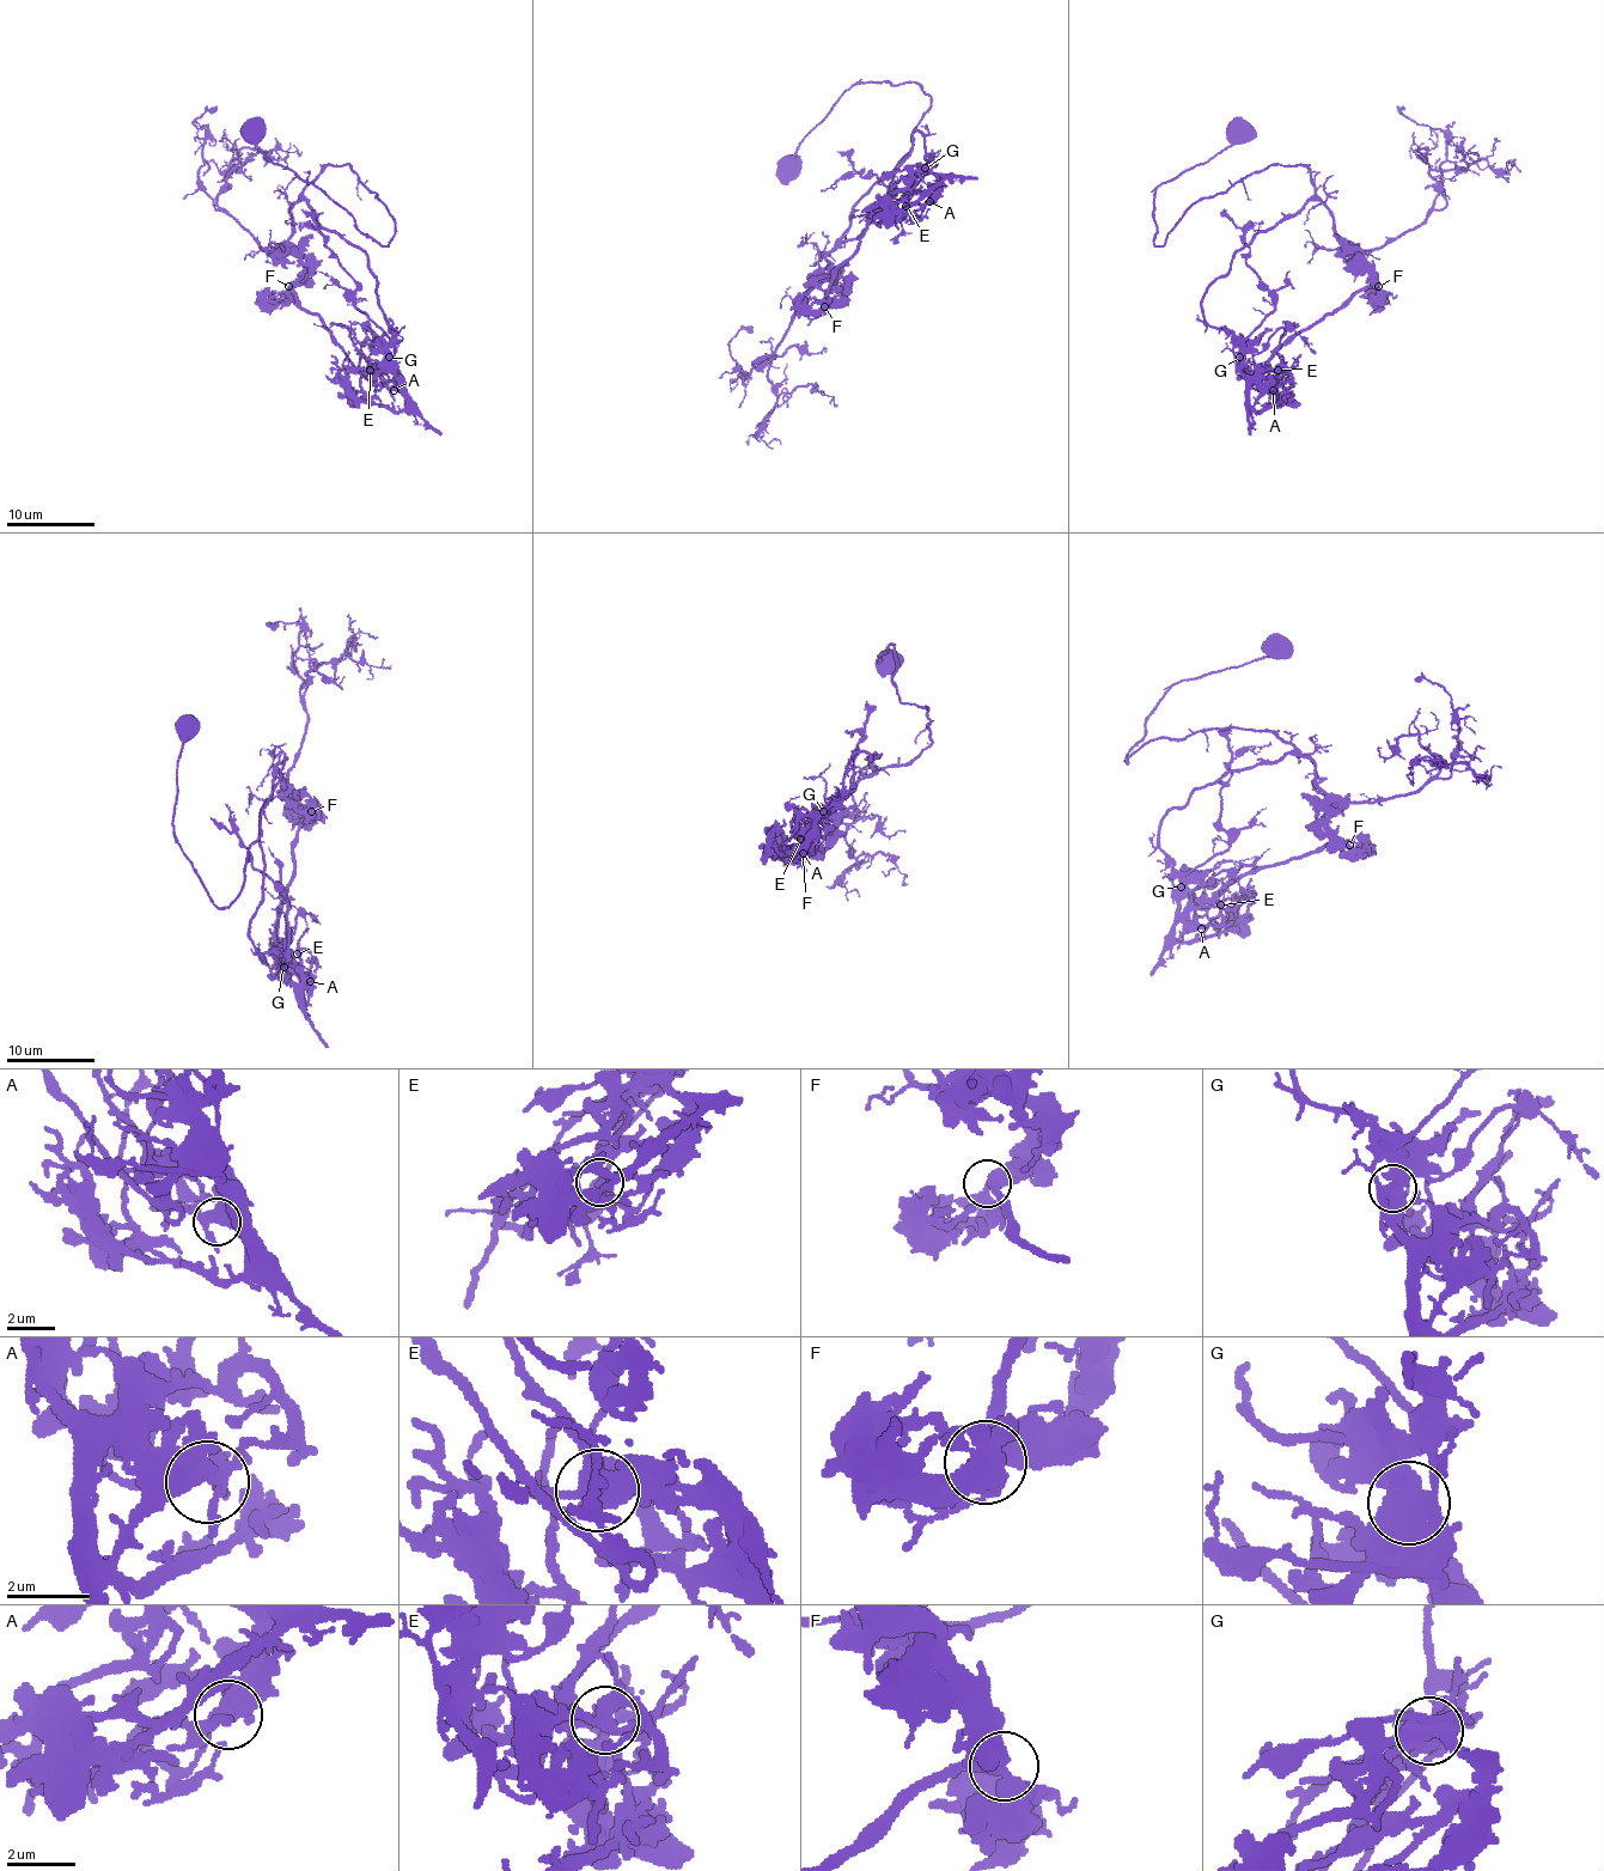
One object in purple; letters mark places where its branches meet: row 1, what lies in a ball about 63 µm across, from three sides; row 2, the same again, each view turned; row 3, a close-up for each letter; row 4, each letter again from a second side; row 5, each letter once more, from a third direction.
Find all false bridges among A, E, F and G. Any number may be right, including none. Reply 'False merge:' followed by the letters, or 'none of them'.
False merge: G

